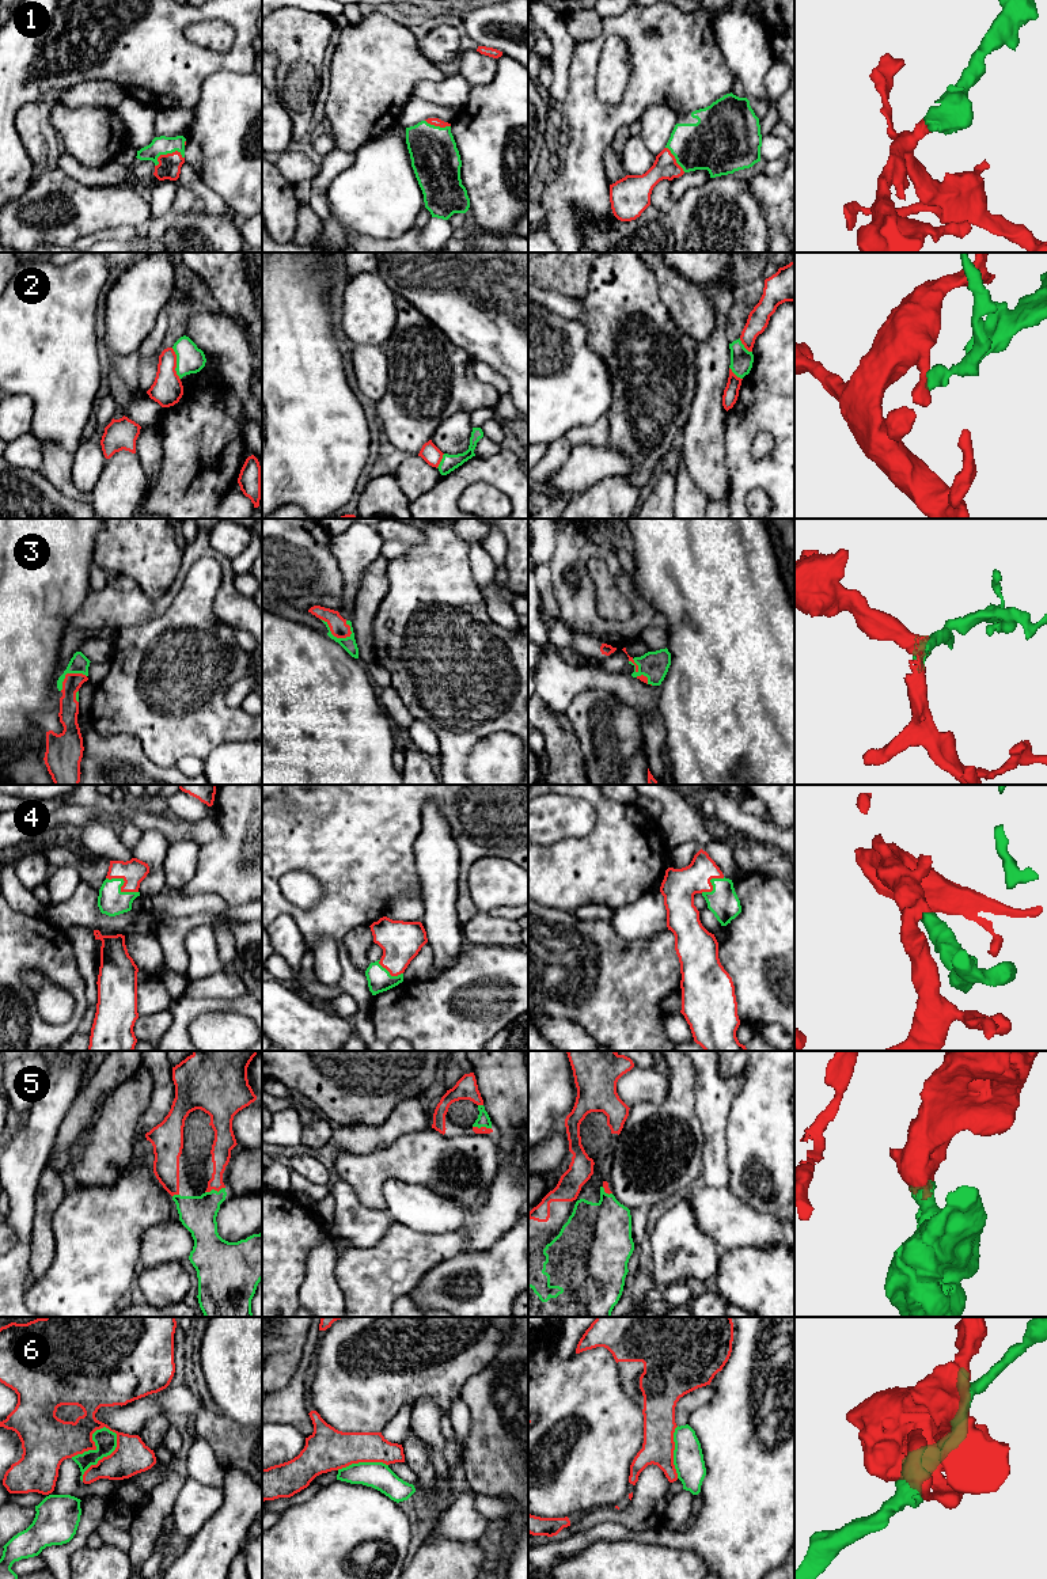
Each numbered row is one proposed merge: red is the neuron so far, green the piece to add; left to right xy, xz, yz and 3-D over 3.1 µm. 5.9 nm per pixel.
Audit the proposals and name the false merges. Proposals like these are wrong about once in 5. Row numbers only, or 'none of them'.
2, 6

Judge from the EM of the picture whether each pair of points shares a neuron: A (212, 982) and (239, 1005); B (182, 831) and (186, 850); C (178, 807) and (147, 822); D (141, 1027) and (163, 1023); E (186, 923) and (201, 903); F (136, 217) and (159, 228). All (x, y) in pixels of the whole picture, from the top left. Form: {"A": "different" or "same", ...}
{"A": "different", "B": "different", "C": "different", "D": "same", "E": "different", "F": "different"}

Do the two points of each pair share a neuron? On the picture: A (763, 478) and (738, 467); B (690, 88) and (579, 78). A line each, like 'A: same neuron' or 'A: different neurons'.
A: same neuron
B: same neuron

